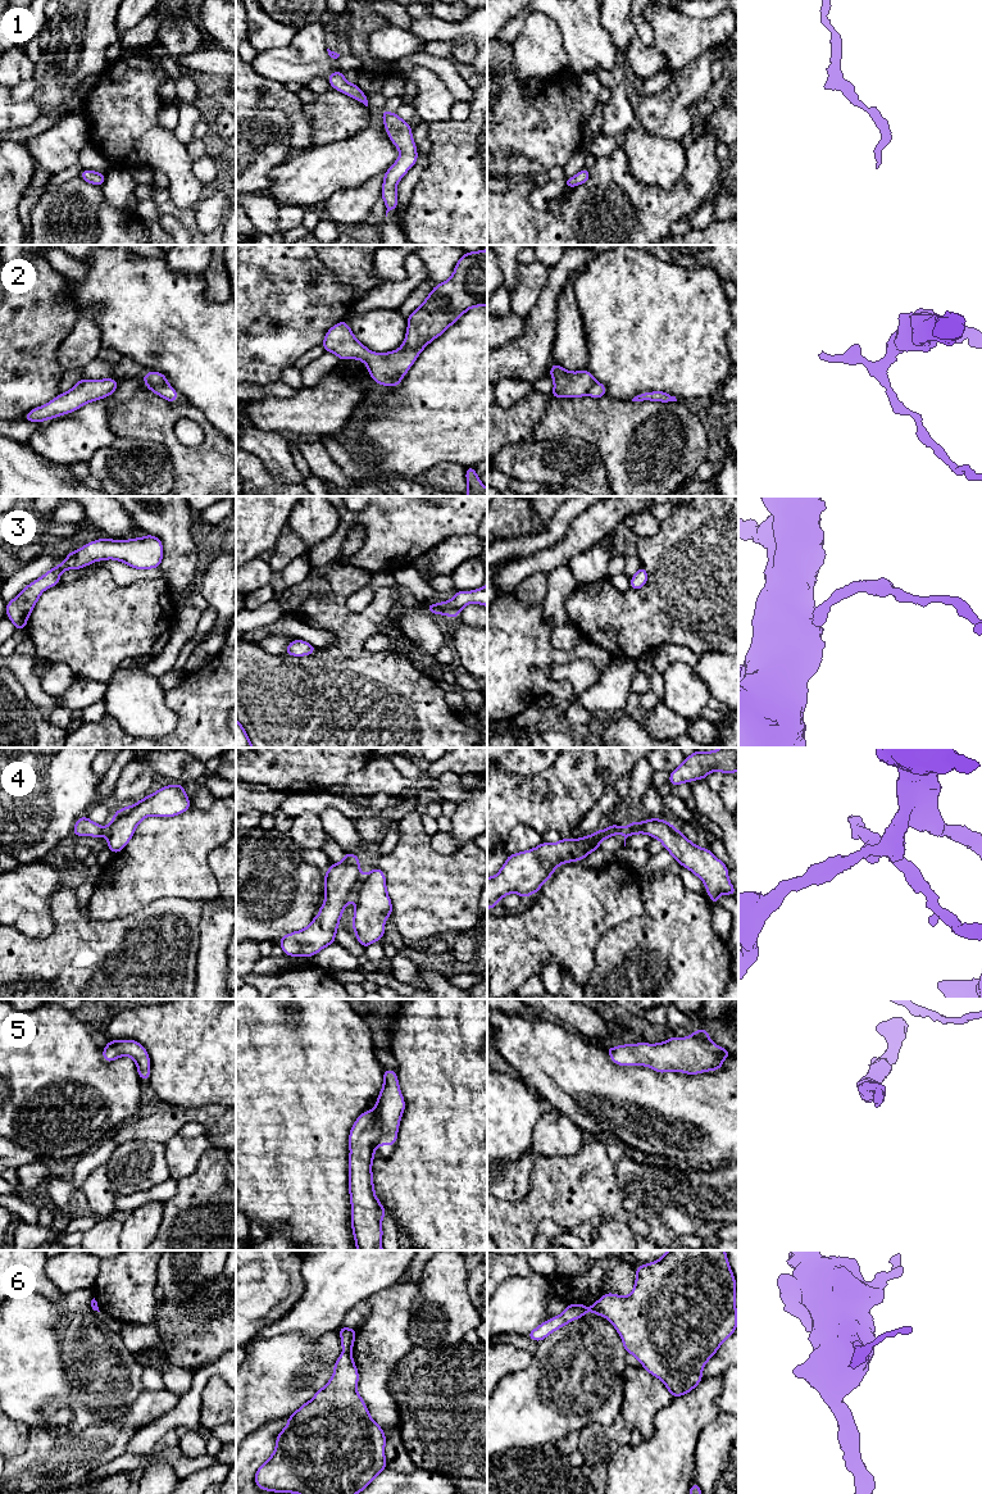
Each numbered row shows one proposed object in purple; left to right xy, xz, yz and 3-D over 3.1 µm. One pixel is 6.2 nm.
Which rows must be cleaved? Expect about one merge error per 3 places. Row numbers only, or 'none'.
2, 4, 6

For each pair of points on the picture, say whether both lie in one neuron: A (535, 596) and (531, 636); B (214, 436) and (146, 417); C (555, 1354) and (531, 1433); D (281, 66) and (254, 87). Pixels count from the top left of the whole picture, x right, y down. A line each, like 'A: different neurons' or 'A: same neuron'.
A: different neurons
B: same neuron
C: same neuron
D: different neurons

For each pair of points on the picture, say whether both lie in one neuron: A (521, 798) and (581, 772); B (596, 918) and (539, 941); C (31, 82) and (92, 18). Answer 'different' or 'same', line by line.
A: same
B: same
C: different

